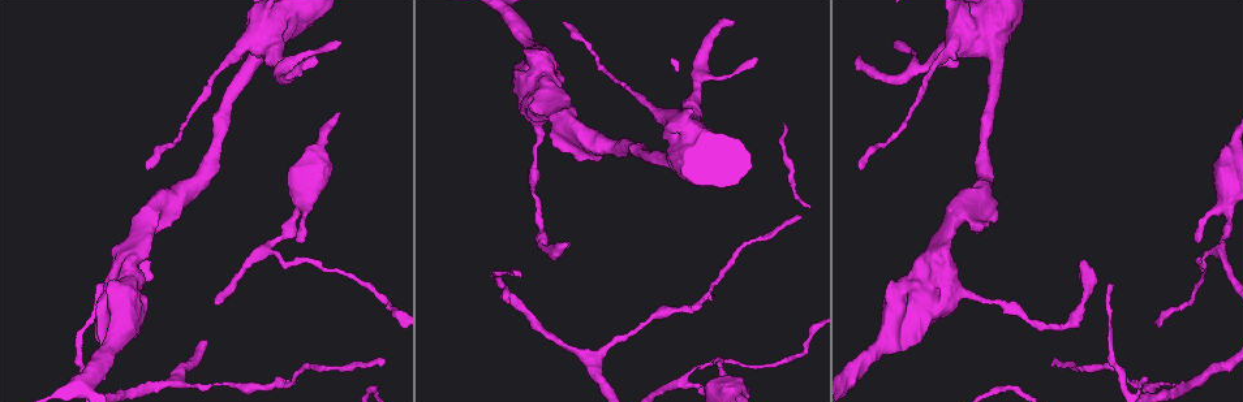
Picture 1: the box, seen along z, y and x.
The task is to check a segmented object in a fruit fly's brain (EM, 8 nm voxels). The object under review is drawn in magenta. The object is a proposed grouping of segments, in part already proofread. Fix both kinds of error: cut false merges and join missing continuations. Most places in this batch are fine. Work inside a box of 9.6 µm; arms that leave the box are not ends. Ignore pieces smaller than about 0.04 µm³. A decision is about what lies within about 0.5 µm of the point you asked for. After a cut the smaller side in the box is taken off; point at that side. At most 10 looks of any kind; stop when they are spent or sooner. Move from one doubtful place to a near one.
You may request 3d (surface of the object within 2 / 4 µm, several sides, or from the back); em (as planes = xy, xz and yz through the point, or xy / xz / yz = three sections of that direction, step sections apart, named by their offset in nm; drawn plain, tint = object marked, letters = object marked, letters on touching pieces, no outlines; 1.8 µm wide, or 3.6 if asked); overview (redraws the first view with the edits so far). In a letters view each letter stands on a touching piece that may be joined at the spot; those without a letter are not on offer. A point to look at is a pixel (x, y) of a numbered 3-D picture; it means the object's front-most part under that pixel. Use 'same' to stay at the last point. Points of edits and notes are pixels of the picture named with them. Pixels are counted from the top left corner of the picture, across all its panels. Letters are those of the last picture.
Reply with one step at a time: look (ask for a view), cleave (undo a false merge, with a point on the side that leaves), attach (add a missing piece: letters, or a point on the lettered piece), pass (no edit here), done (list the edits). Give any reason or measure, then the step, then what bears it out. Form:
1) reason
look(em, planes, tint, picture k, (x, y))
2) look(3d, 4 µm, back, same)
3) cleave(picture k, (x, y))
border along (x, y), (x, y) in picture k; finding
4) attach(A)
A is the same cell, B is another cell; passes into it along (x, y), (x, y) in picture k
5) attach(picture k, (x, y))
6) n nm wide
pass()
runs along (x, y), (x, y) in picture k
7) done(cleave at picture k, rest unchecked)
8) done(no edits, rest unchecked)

free end
look(em, planes, tint, picture 1, (733, 20))

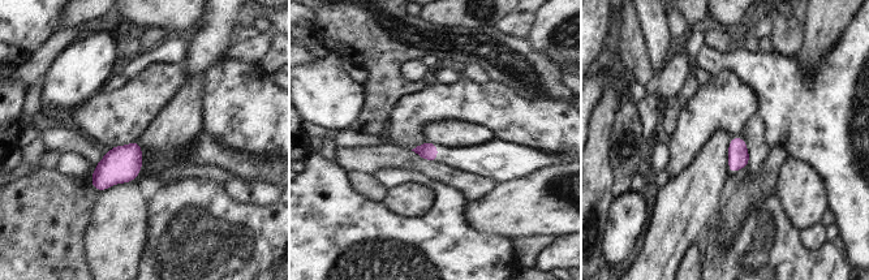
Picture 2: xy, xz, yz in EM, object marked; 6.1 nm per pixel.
see the neighbours
look(em, planes, letters, same)

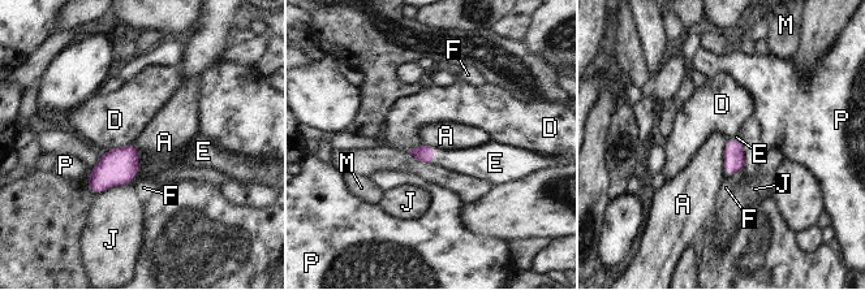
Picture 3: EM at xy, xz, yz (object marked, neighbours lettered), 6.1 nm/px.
attach(E)
E is the same cell, A, D, F, J, M and P are other cells; passes into it along (425, 154), (433, 156), (472, 161) in picture 3; it goes on there

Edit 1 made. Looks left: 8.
thin end
look(3d, 4 µm, back, picture 1, (100, 283))

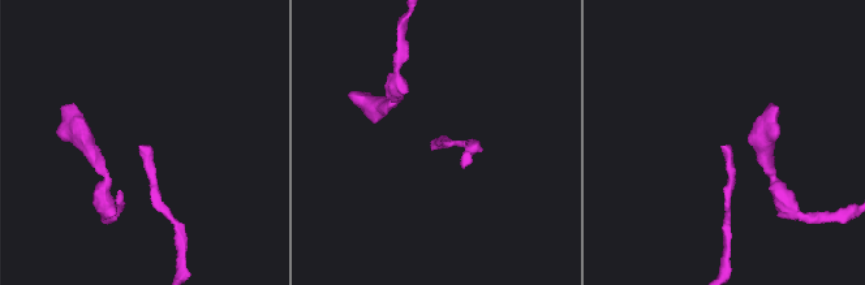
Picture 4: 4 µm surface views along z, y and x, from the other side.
now the EM
look(em, 3.6 µm, planes, letters, picture 4, (722, 148))

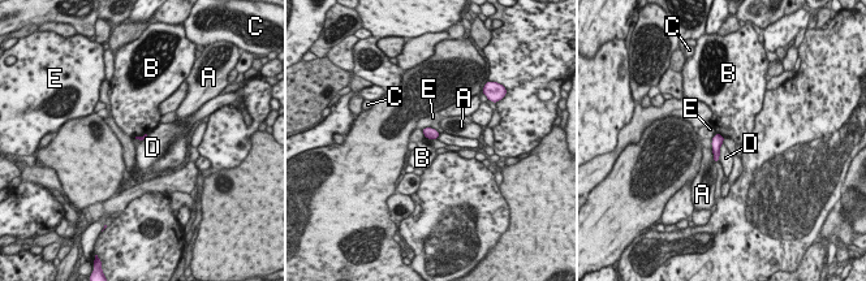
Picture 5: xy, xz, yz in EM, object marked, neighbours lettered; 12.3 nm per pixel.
pass()
A, B, C, D and E are other cells; border along (146, 133), (134, 137) in picture 5; none of them fits

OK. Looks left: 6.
look(3d, 4 µm, back, picture 1, (1195, 240))

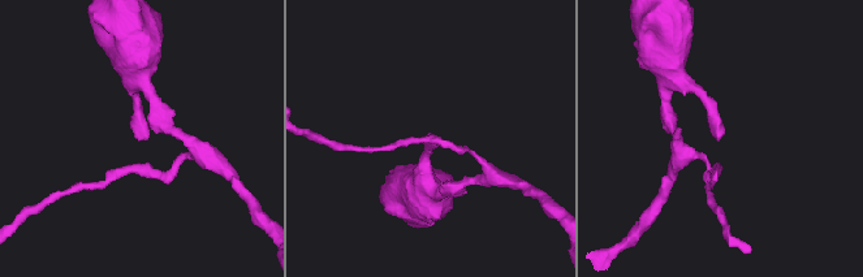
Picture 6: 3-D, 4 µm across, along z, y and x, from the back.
look(em, planes, letters, picture 6, (146, 137))

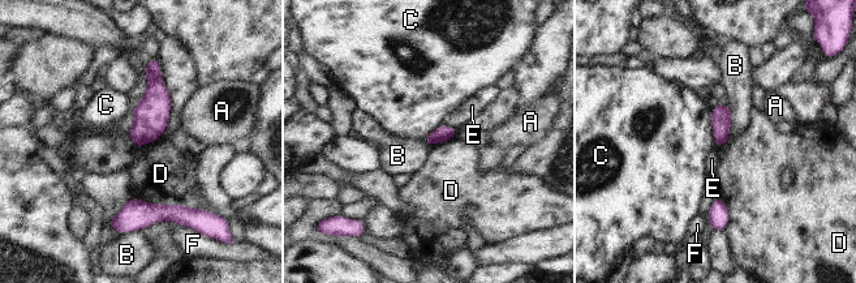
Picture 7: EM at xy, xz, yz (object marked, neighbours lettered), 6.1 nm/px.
D touches over 550 nm
pass()
A, B, C, D, E and F are other cells; border along (155, 58), (170, 118), (136, 148) in picture 7; none of them fits

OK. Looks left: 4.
long arm stops here
look(em, xz, step 4, letters, picture 1, (860, 168))

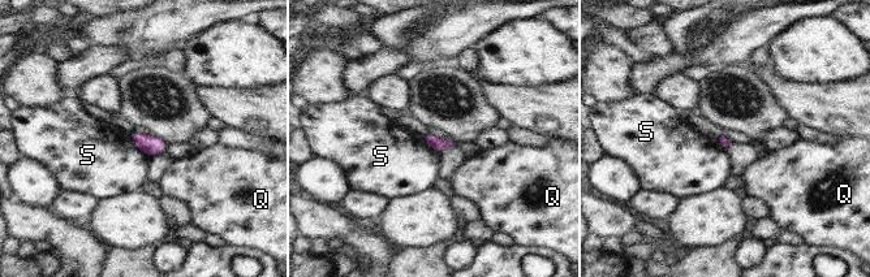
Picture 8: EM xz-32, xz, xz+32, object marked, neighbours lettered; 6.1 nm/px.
pass()
Q and S are other cells; border along (129, 134), (133, 143), (151, 156) in picture 8; none of them fits

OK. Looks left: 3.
done(attach at picture 3, rest unchecked)

